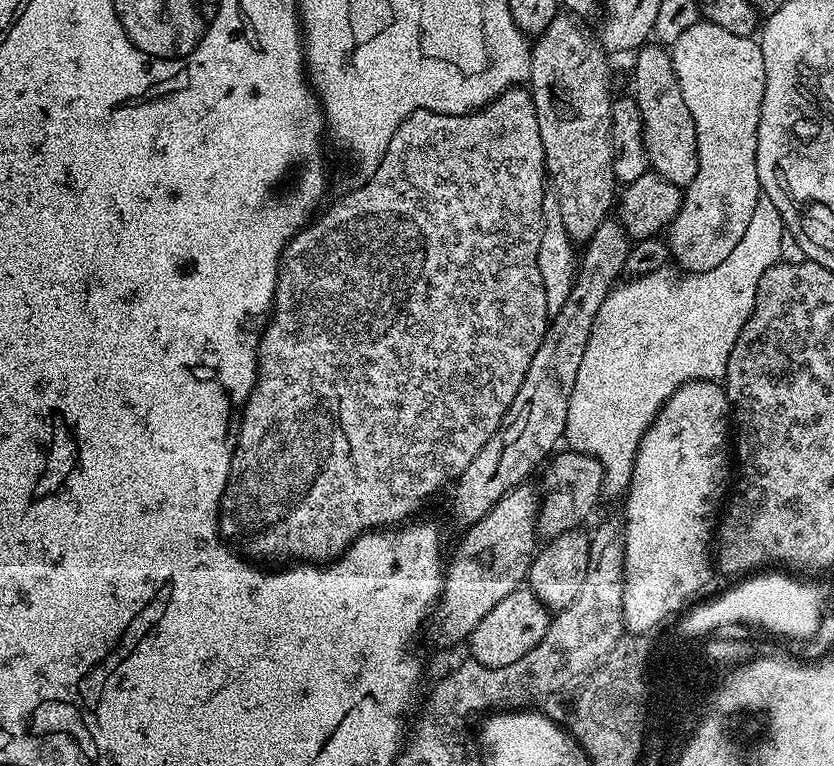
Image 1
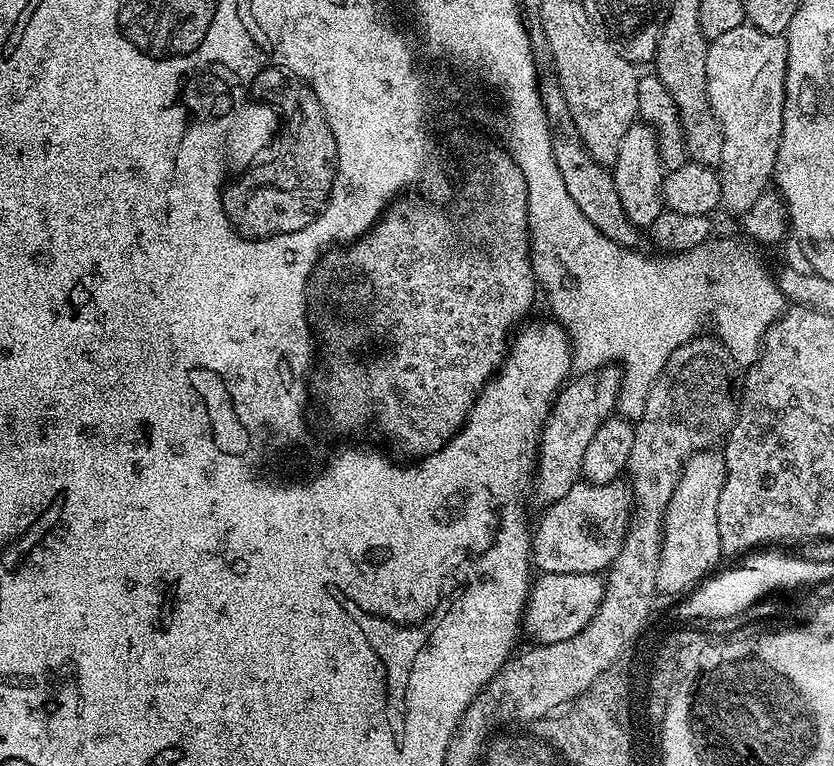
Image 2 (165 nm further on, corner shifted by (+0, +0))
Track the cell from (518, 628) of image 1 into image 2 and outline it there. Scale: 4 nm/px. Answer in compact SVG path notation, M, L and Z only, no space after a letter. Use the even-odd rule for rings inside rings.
M546 572L533 579L528 590L528 604L524 608L523 631L533 636L537 645L566 642L566 638L574 638L594 618L598 606L604 597L606 580L603 575L595 572Z

